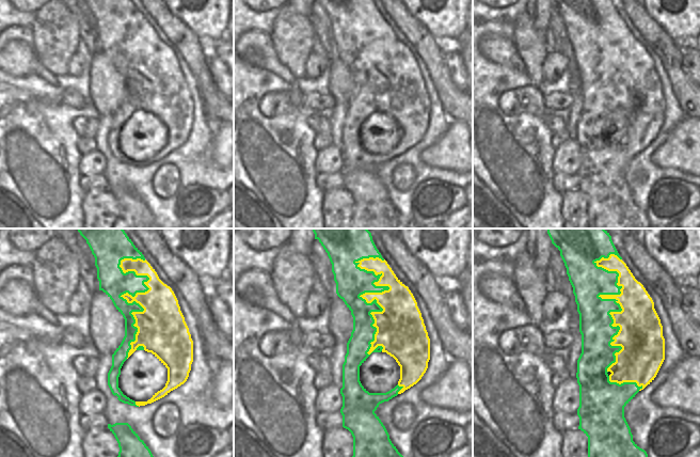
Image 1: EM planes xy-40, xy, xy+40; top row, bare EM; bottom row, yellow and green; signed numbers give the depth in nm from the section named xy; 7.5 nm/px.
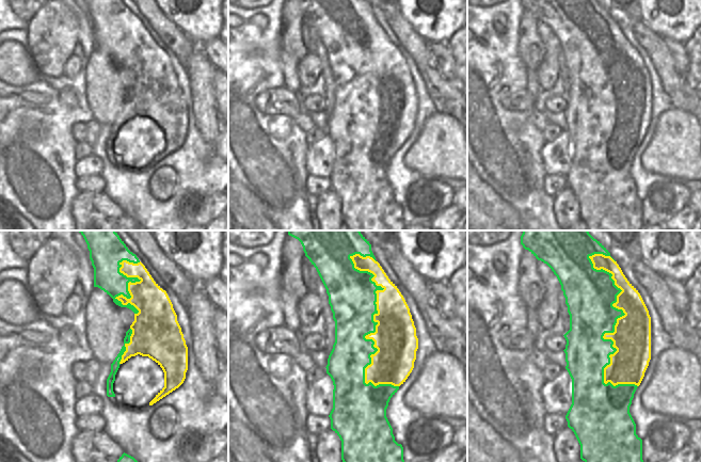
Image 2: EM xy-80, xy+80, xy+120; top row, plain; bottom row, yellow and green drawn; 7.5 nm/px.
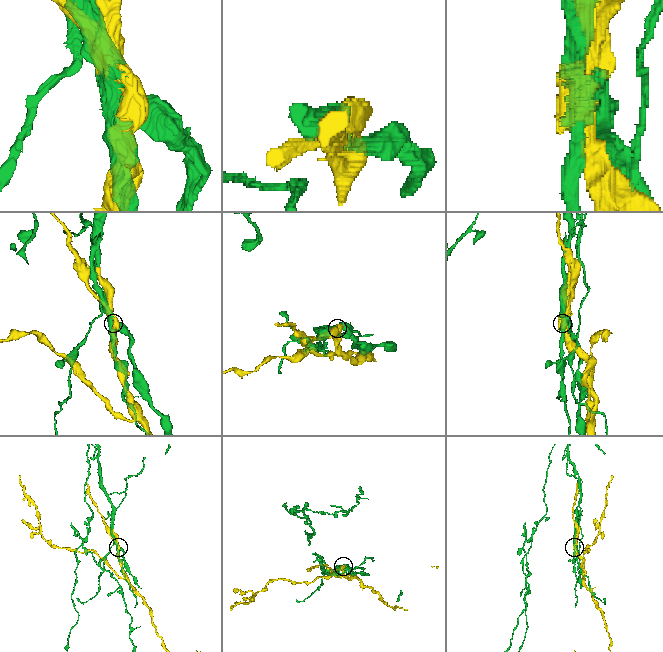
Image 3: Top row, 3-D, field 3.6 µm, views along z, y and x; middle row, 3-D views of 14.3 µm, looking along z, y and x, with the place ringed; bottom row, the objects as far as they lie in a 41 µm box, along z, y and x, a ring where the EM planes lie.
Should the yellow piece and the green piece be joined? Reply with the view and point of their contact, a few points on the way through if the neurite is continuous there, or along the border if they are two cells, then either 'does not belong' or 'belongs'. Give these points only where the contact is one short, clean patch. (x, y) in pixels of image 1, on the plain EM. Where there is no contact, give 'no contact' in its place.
xy+40 (614, 59) | does not belong

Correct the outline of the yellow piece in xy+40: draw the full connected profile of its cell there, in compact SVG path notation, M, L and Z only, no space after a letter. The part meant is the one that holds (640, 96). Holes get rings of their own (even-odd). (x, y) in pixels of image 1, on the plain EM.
M610 15L608 19L602 18L594 22L598 28L608 32L617 32L618 47L621 47L620 56L600 56L602 60L616 60L620 65L621 73L610 73L614 80L612 88L620 88L617 96L612 98L611 107L621 107L622 110L616 113L616 123L612 124L607 132L610 132L609 142L619 145L623 143L636 143L641 151L650 145L656 138L665 121L665 99L663 97L663 86L654 69L654 63L643 46L638 43L626 25L617 16Z

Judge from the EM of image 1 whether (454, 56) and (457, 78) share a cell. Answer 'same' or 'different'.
same

